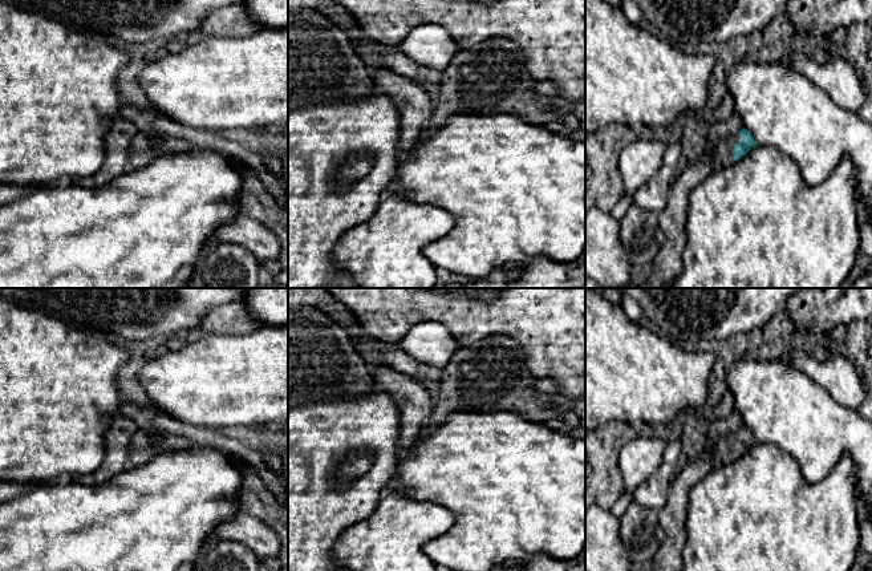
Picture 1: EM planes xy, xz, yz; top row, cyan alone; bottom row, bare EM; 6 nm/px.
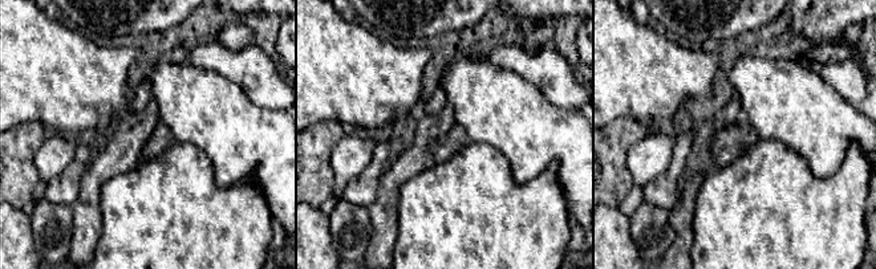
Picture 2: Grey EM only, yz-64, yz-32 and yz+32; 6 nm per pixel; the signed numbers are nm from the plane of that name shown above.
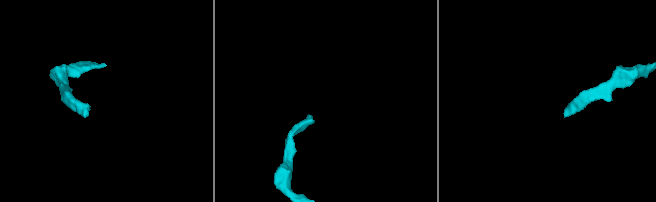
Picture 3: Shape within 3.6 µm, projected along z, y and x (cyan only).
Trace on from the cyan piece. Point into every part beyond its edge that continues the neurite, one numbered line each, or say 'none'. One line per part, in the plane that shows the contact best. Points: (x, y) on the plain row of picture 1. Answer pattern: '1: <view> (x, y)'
1: yz (722, 448)

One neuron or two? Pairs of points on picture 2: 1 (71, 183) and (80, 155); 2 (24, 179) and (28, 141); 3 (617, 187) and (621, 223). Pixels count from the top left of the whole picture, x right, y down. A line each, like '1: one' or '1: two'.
1: one
2: one
3: two

